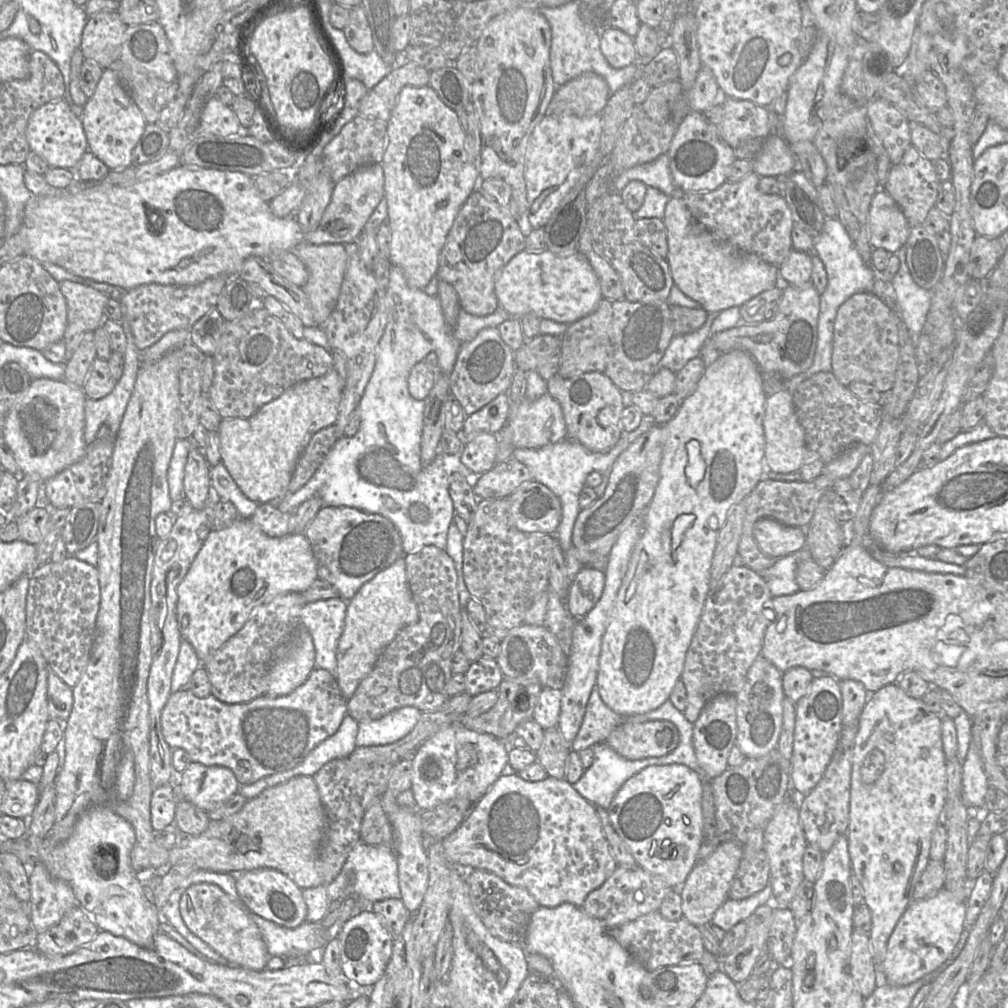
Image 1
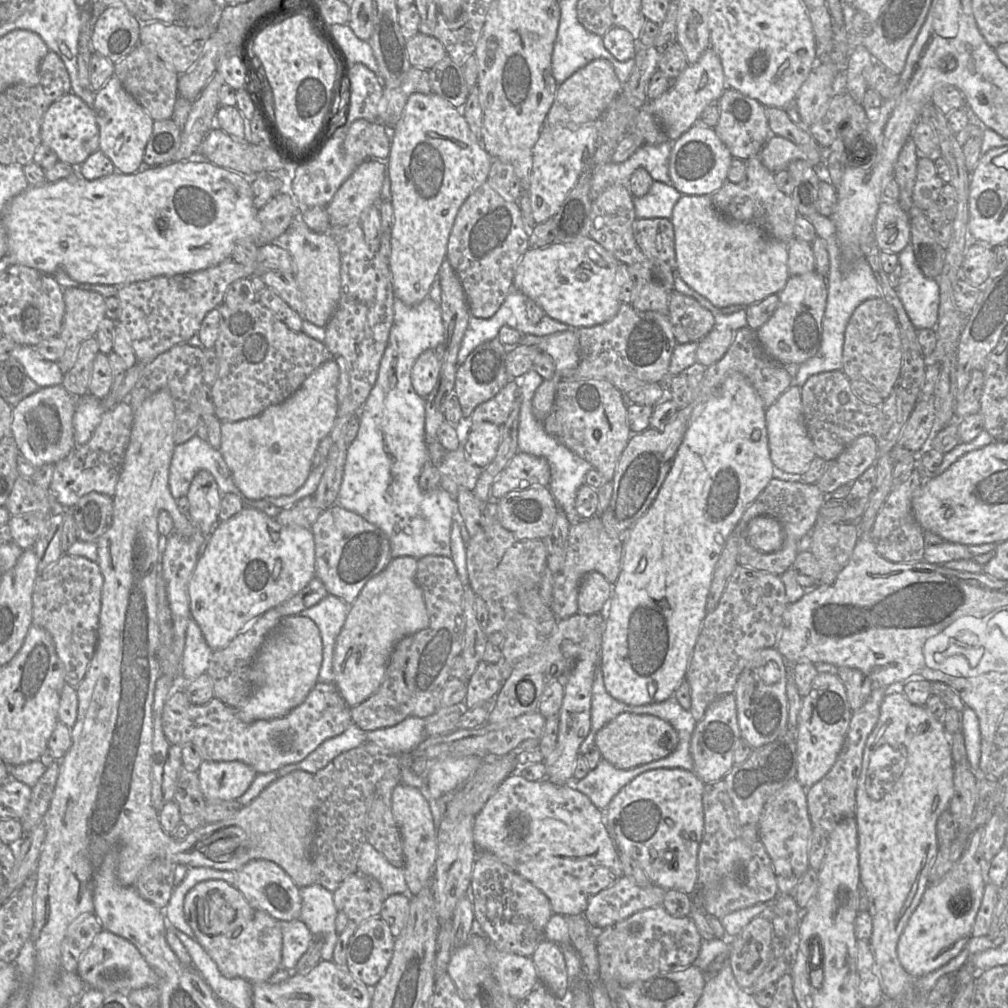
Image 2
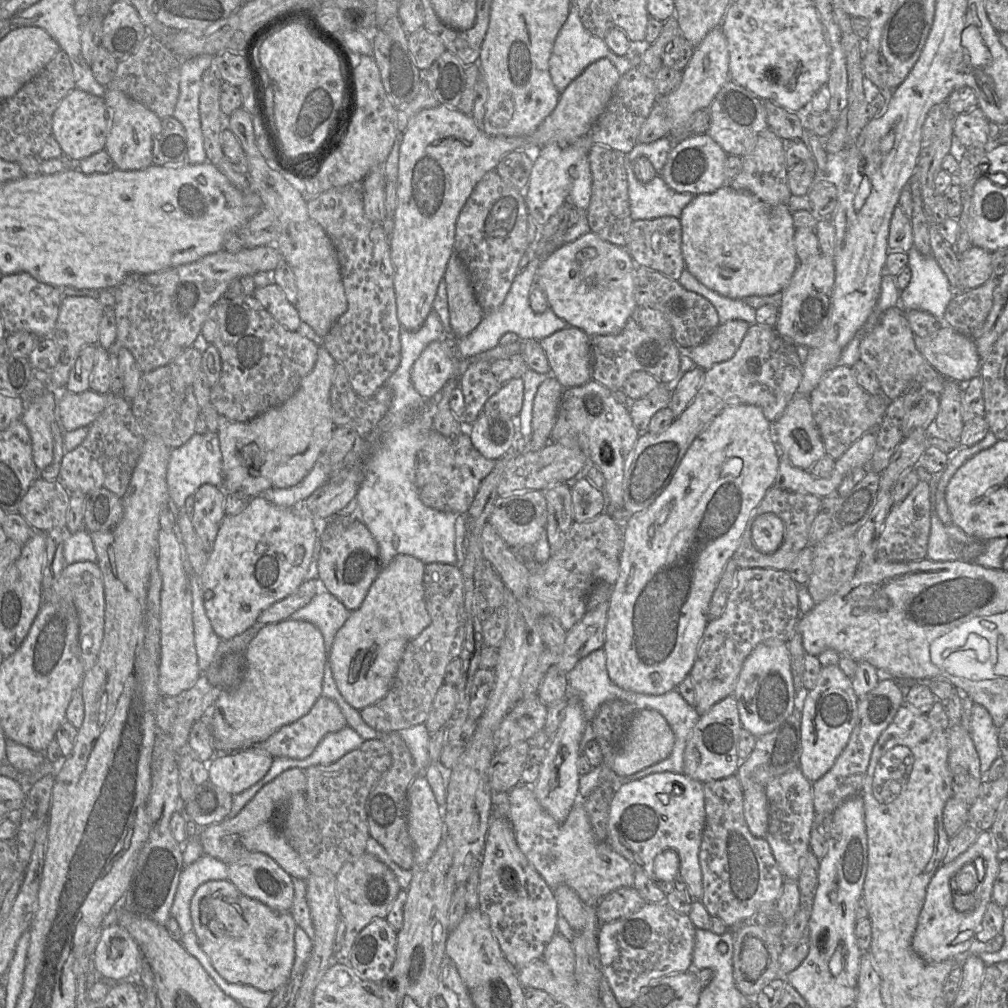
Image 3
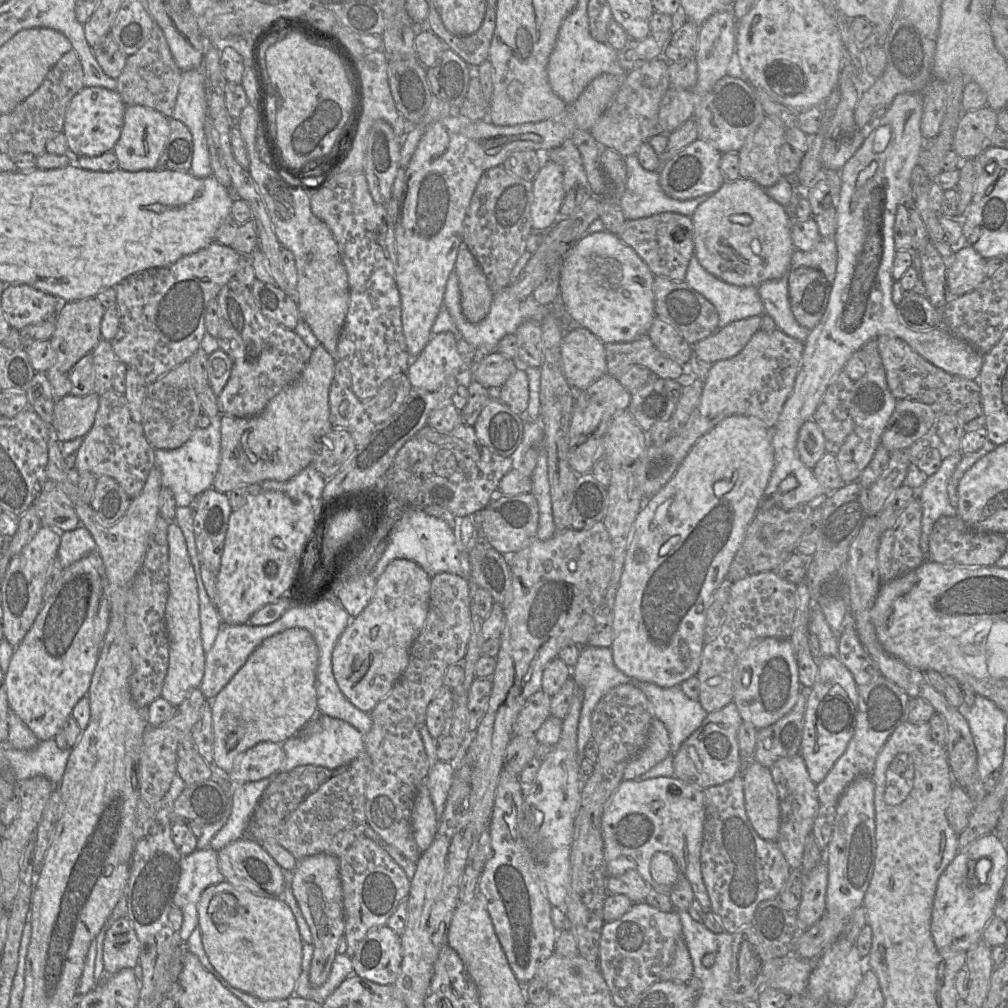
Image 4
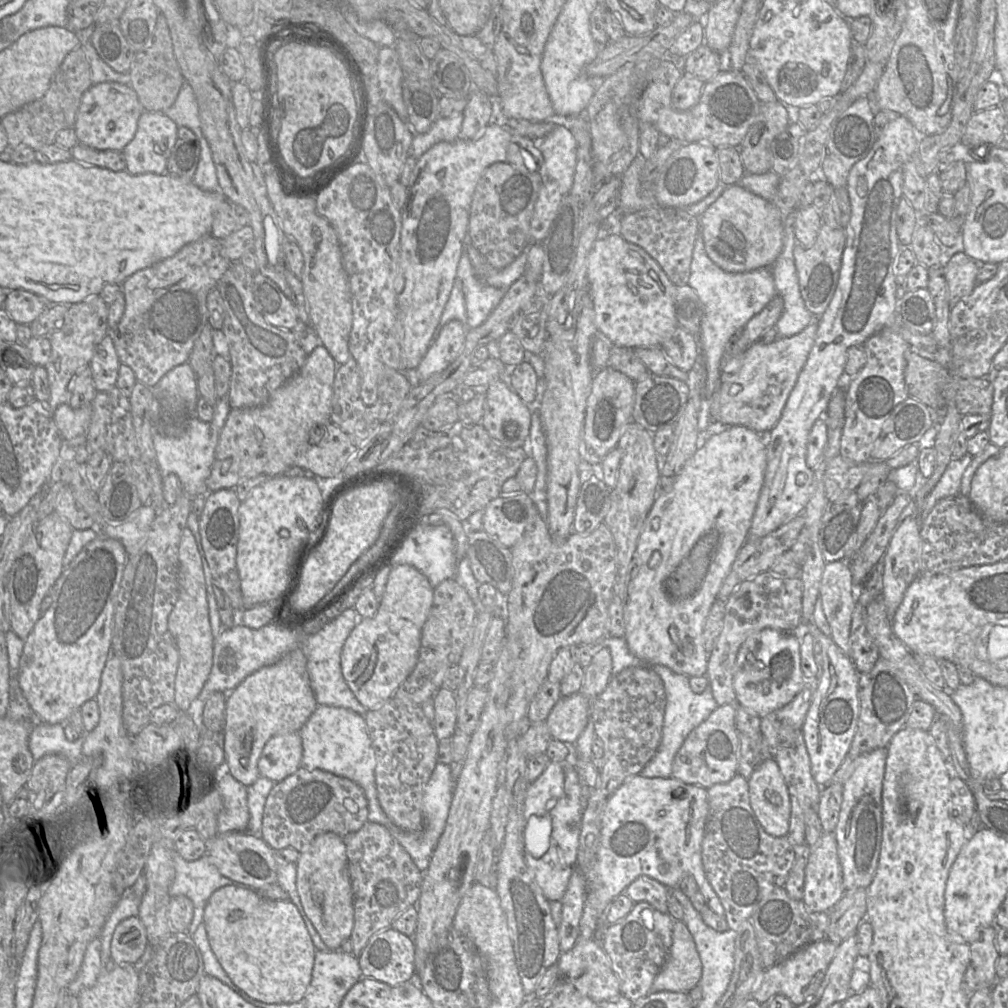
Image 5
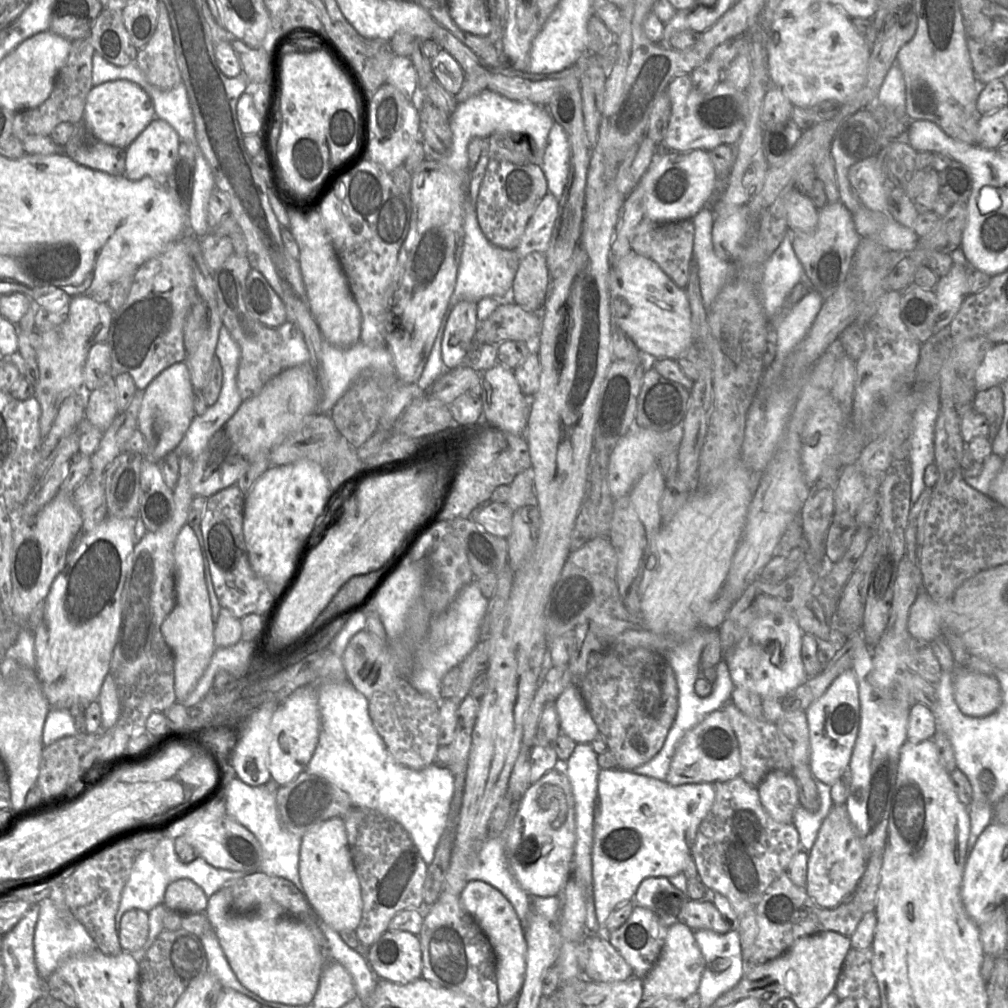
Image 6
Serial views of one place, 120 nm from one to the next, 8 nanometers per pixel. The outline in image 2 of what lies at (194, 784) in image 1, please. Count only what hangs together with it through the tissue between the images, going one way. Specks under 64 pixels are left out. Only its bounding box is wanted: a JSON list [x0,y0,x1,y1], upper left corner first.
[197,761,257,800]

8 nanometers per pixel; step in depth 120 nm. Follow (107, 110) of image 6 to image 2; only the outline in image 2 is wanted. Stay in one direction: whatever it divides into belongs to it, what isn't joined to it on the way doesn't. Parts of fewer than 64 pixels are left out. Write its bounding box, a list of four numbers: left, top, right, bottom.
[41,92,99,164]

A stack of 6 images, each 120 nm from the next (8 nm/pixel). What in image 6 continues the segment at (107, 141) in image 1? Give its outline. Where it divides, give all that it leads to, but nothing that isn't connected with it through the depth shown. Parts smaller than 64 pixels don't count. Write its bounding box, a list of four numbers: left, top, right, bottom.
[124,117,179,185]

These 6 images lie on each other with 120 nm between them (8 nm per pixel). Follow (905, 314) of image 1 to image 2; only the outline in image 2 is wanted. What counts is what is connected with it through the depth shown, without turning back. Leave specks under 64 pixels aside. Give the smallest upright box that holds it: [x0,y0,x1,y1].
[897,244,939,329]

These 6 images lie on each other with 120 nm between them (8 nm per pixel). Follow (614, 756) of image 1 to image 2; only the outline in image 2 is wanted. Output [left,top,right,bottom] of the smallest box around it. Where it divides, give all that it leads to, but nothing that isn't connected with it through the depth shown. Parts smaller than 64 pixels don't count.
[572,758,654,811]

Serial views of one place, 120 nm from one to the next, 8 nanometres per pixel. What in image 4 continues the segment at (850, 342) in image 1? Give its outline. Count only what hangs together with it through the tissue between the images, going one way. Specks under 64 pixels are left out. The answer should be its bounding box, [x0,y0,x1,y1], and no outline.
[877,336,981,414]

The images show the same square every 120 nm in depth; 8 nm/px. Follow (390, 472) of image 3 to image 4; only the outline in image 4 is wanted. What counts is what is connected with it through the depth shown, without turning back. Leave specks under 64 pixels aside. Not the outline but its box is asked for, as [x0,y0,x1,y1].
[371,509,470,579]

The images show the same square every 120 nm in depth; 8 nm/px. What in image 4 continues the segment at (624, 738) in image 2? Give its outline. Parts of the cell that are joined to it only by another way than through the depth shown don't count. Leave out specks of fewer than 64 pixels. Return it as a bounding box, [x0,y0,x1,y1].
[623,718,670,780]

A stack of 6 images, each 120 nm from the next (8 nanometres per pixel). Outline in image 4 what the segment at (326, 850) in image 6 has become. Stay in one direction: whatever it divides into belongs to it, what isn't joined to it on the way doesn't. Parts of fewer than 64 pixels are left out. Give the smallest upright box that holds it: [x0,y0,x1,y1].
[292,853,345,986]

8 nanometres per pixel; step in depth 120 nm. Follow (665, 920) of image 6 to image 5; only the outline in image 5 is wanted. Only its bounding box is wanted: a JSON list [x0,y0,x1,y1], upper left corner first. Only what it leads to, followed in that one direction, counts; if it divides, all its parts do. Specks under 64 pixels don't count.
[625,875,671,912]

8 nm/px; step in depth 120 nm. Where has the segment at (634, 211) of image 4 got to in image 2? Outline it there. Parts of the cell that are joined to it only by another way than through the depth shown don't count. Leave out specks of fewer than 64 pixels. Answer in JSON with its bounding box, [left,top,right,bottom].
[633,181,682,218]

